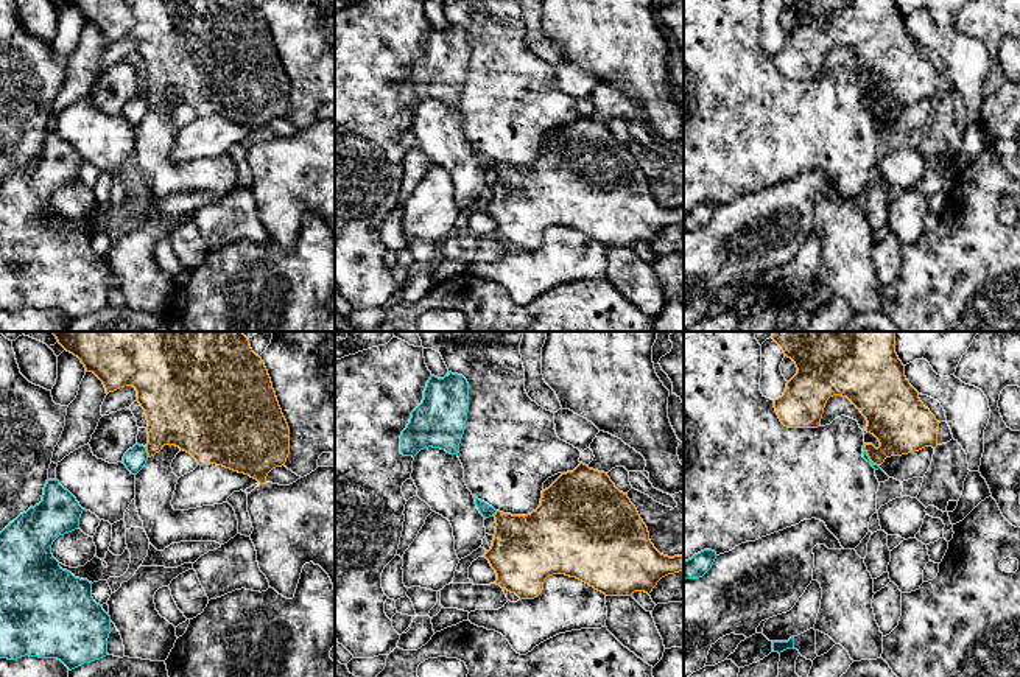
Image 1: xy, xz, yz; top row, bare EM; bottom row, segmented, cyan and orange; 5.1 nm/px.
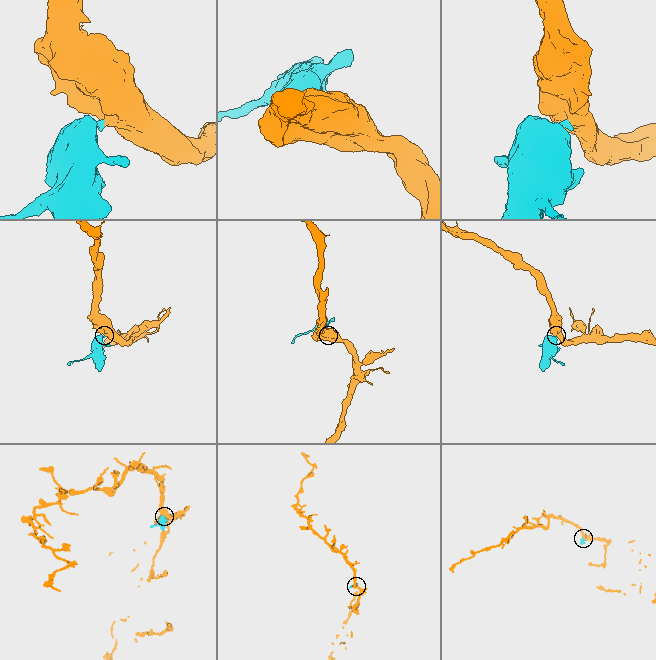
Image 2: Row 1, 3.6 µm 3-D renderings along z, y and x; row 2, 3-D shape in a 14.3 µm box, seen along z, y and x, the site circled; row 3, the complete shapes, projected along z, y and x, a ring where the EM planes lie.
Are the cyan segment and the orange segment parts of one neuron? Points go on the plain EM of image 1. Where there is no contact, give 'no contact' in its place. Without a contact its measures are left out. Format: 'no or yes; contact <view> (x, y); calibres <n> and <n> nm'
no; contact xy (145, 103); calibres 120 and 320 nm

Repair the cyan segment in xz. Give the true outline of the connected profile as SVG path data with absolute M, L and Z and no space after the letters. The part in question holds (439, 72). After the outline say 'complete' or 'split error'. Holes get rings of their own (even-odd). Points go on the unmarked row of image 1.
M448 23L444 30L430 28L422 54L411 64L400 87L400 104L416 107L433 98L458 106L469 64L469 34Z; complete

